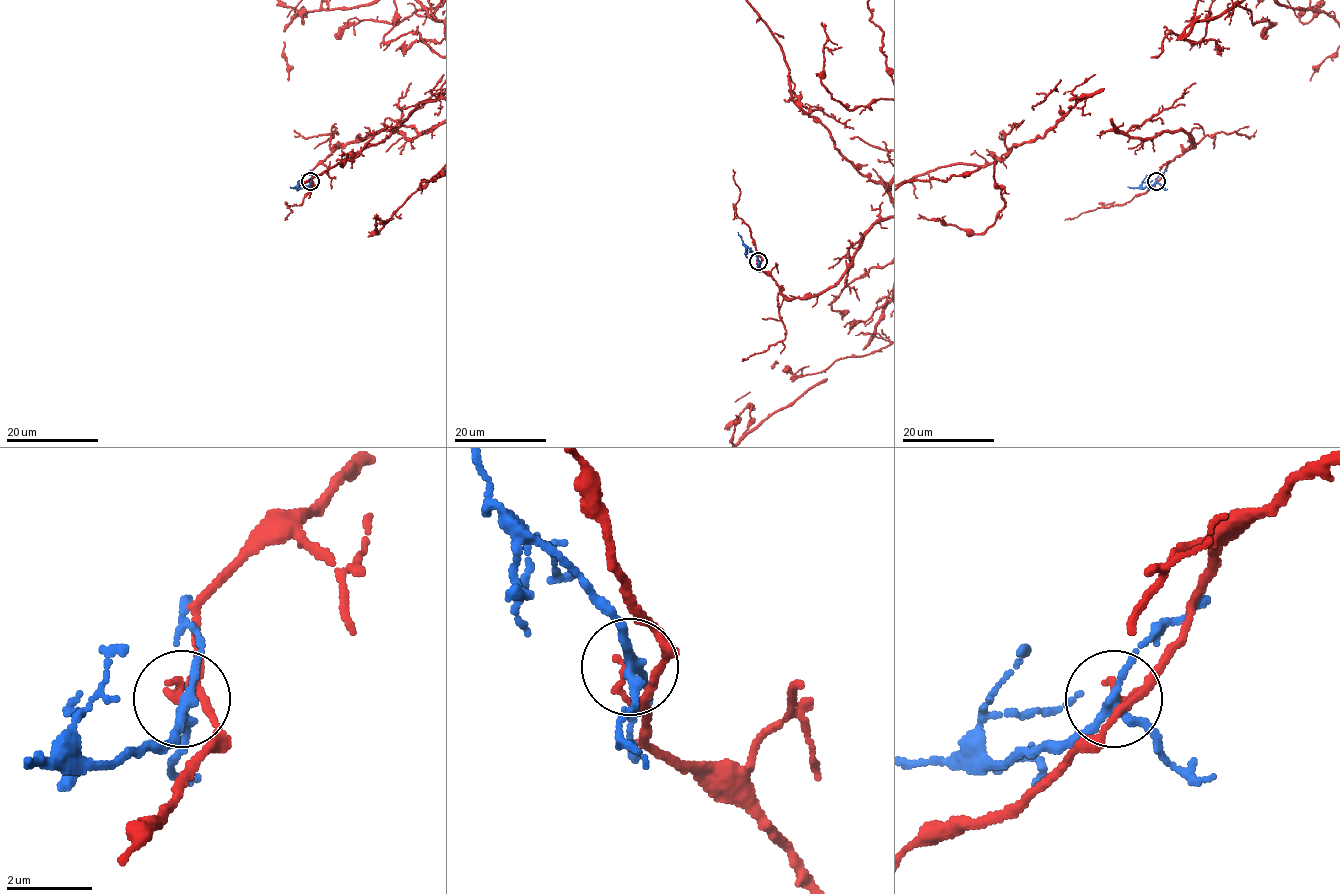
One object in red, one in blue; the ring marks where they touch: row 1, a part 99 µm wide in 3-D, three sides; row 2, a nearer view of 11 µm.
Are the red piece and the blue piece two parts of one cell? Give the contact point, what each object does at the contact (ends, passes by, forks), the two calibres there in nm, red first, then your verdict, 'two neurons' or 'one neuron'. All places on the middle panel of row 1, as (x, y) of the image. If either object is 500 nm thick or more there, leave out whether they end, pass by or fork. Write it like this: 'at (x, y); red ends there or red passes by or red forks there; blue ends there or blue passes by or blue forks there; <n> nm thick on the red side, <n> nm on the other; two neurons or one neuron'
at (758, 261); red ends there; blue forks there; 150 nm thick on the red side, 200 nm on the other; two neurons

